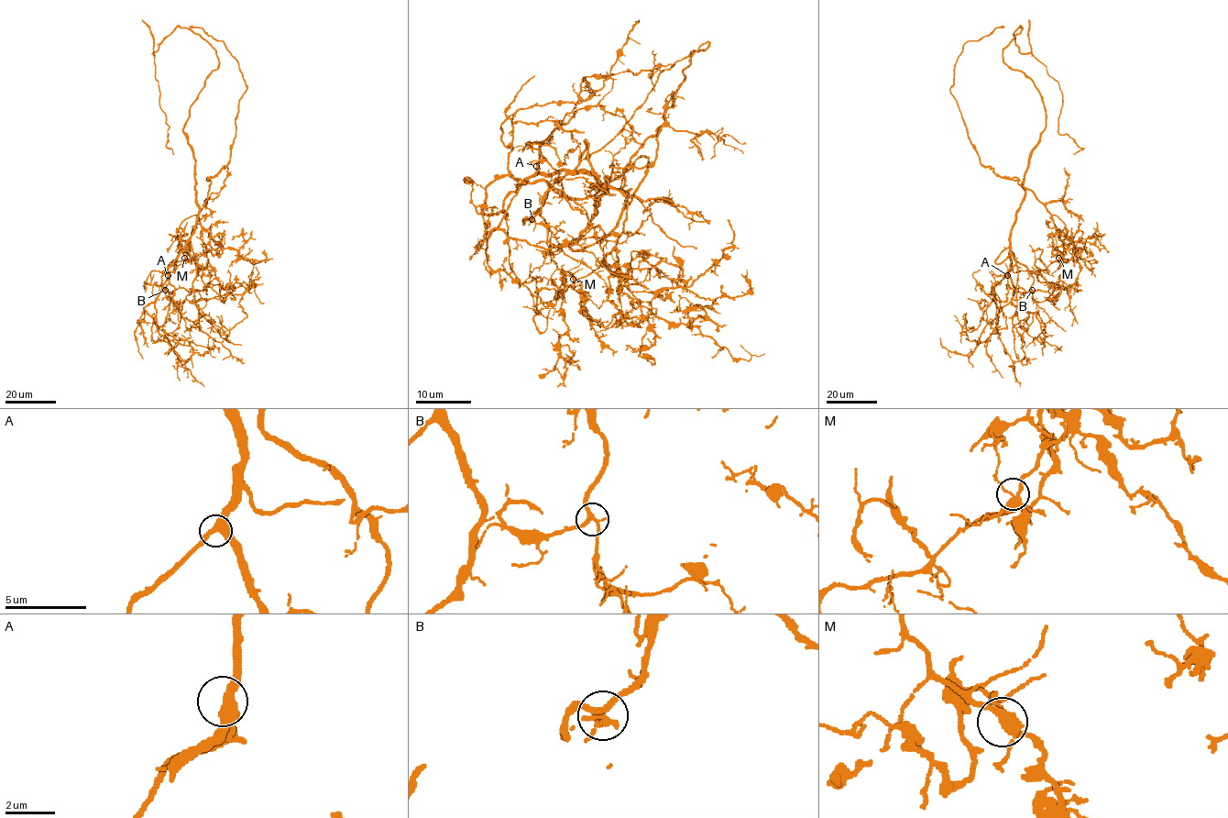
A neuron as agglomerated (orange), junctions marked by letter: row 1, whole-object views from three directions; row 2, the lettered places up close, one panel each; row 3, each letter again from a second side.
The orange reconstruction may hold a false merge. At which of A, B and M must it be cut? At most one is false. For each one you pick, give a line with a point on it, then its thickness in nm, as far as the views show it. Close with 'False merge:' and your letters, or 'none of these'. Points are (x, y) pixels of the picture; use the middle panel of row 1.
M: at (573, 279); 320 nm thick
False merge: M

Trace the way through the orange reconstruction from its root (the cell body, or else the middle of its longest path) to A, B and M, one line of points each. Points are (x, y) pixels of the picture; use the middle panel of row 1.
A: (592, 175), (564, 171), (542, 174), (536, 166)
B: (592, 175), (567, 172), (553, 185), (545, 202), (523, 224), (526, 218), (531, 219)
M: (592, 175), (567, 172), (553, 185), (545, 202), (533, 213), (537, 213), (551, 233), (551, 259), (573, 279)

